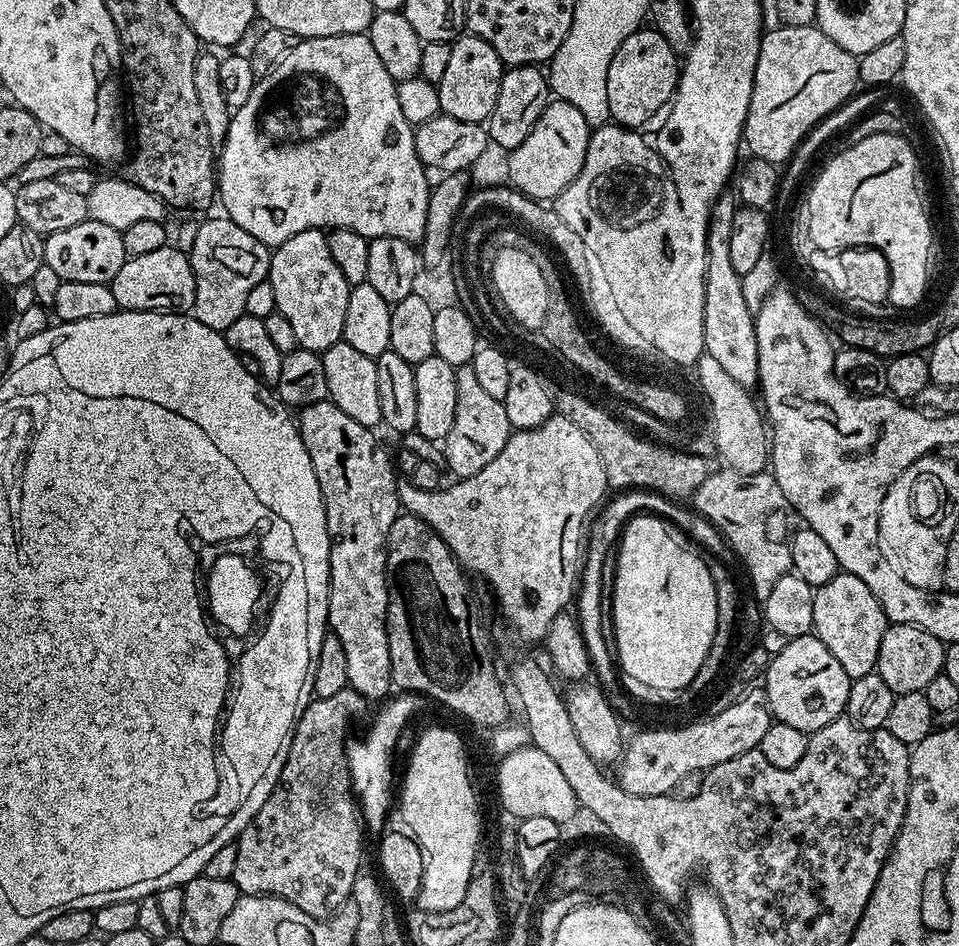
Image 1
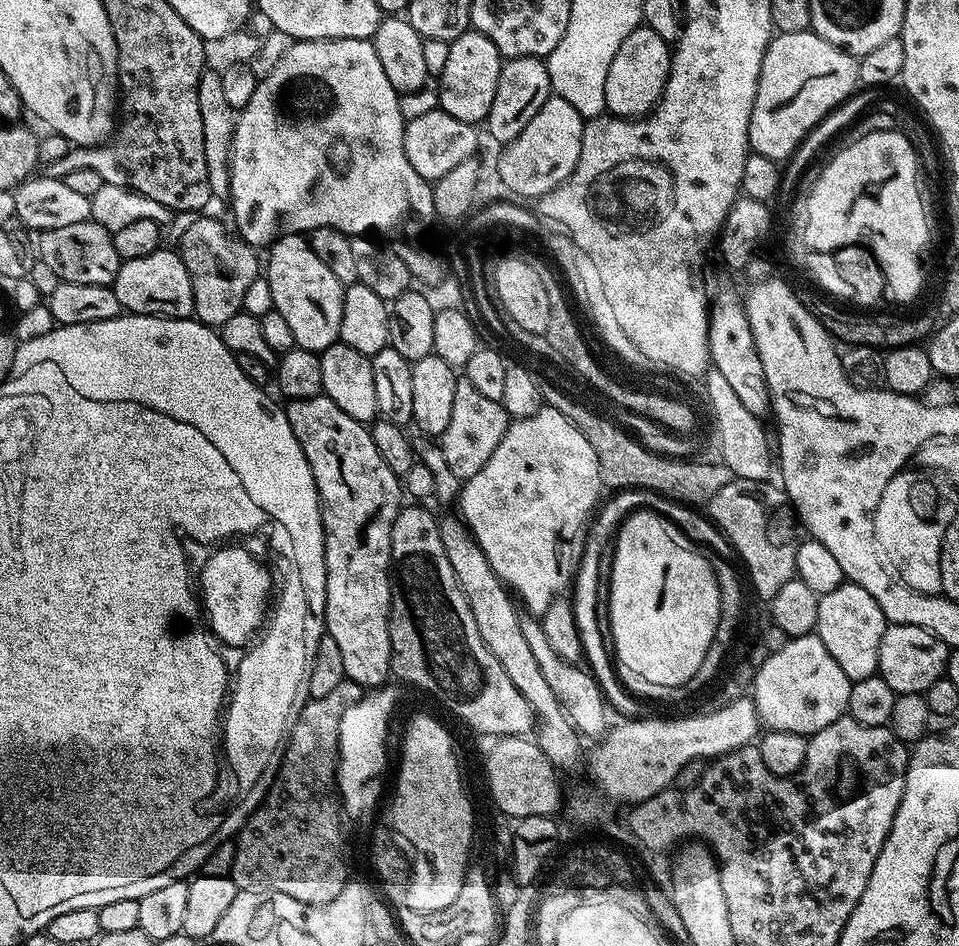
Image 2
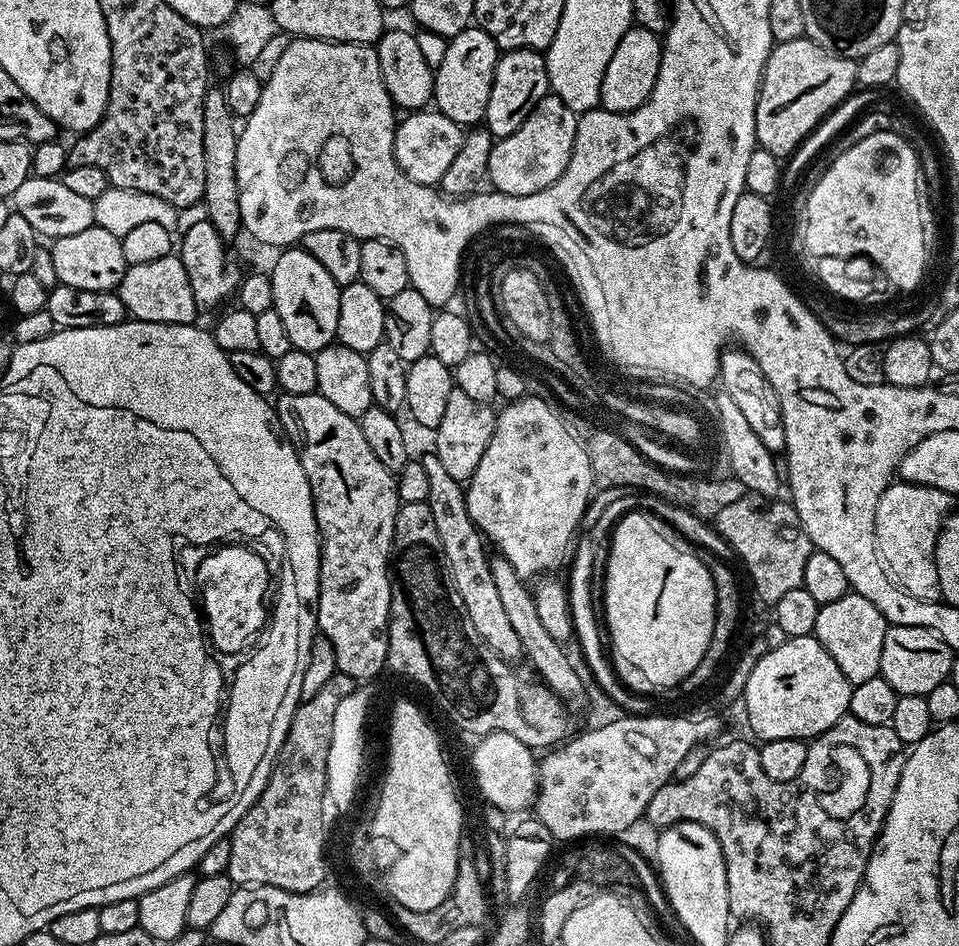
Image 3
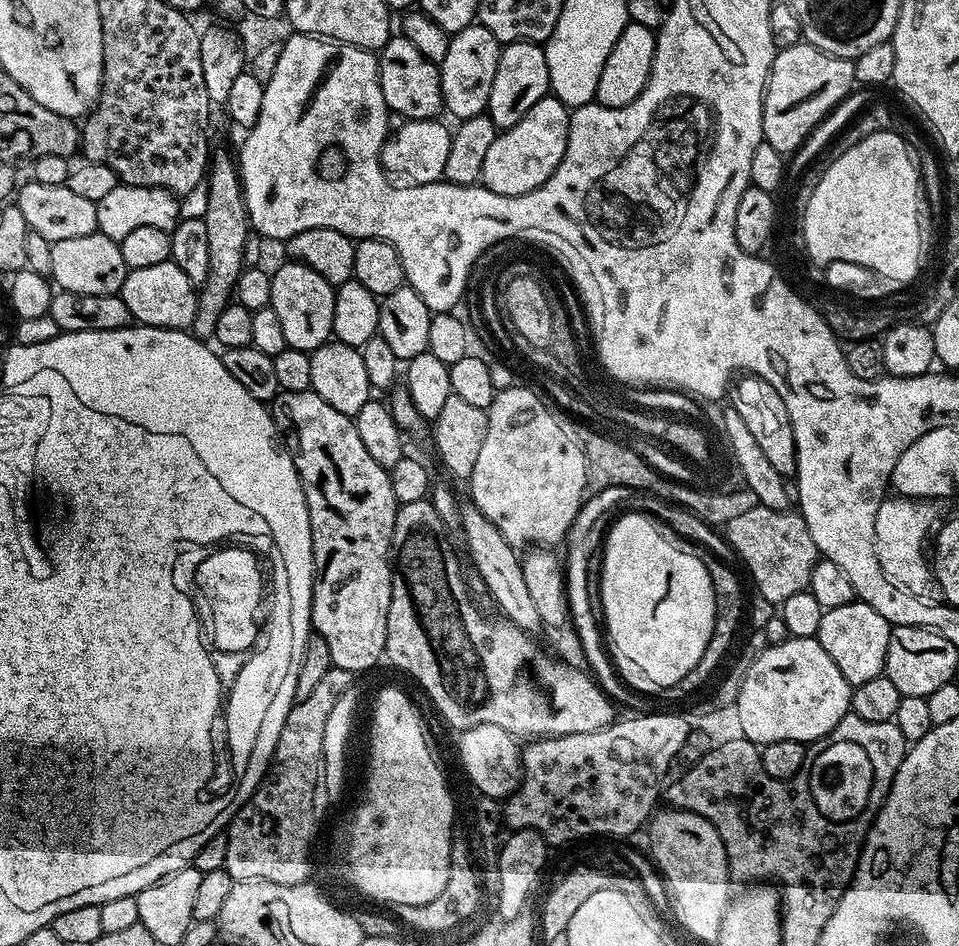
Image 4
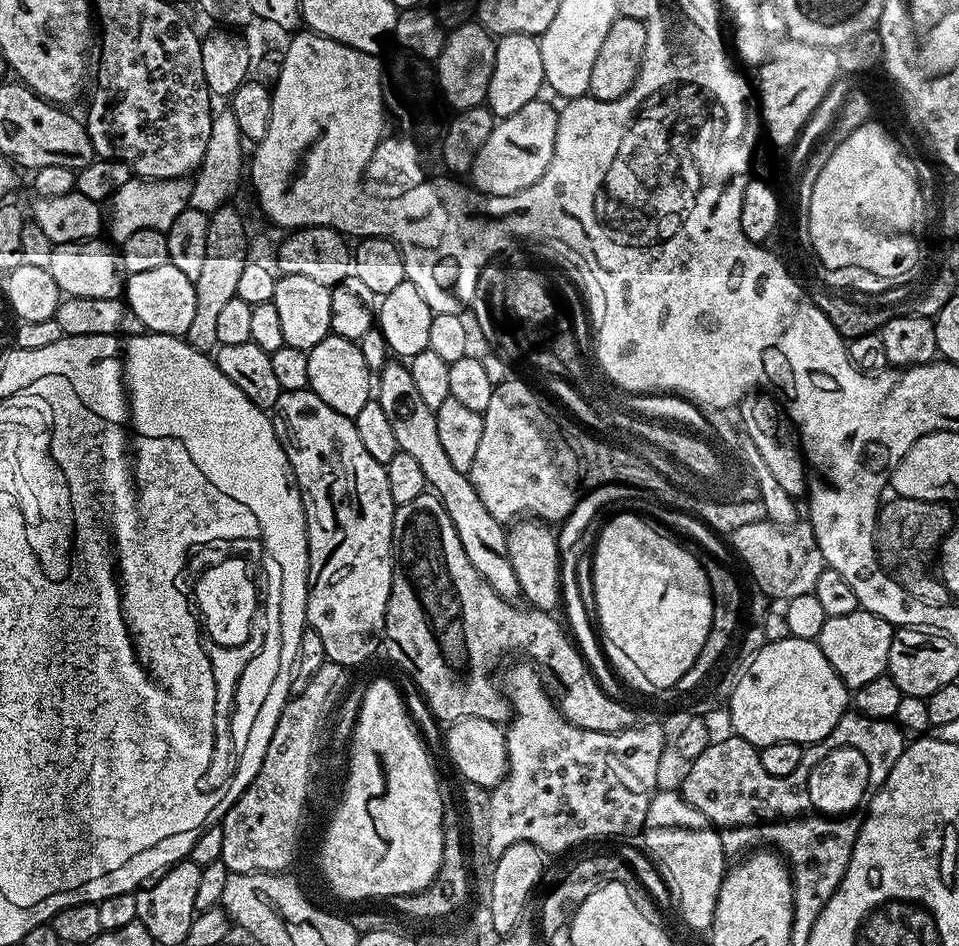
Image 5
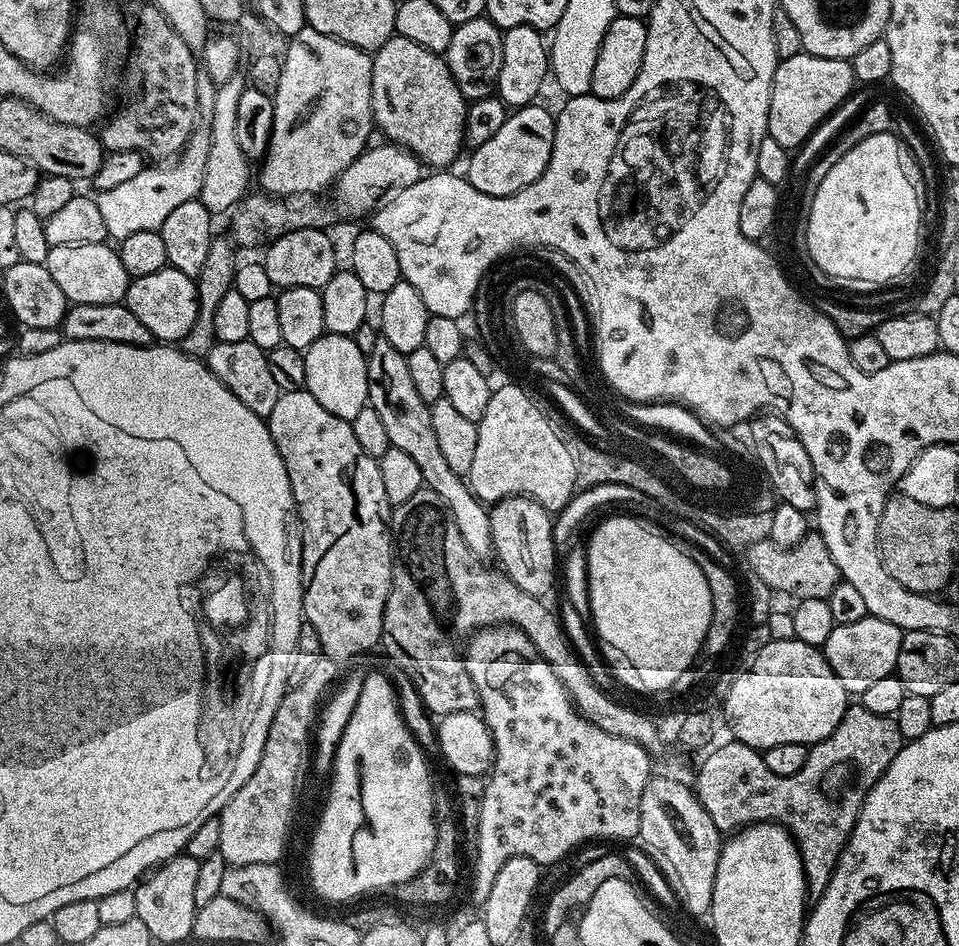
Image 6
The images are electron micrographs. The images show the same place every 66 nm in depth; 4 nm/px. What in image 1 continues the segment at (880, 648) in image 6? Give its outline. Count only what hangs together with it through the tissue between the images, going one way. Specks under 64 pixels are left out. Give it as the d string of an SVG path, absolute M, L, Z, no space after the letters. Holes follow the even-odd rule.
M843 570L836 573L830 582L826 582L820 588L814 591L814 622L812 623L812 632L834 654L834 659L841 664L842 670L850 679L857 680L866 674L876 671L878 662L878 646L882 646L882 634L888 628L888 619L874 594L870 594L870 586L862 582L862 578L854 578L854 574Z

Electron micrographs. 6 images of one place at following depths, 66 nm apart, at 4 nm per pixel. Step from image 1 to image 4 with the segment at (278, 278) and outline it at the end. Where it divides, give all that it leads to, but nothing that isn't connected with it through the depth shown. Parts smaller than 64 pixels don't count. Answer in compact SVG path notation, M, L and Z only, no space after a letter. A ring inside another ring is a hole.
M284 262L280 269L272 272L270 286L270 307L282 322L282 330L286 334L289 348L311 353L318 346L329 343L333 339L332 323L334 322L334 298L336 288L318 270L310 270L310 266L295 262Z

